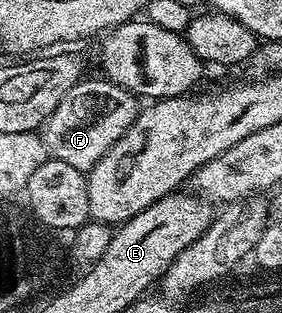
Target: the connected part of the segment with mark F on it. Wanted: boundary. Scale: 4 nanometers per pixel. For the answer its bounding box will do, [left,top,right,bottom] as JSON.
[40,79,139,171]

